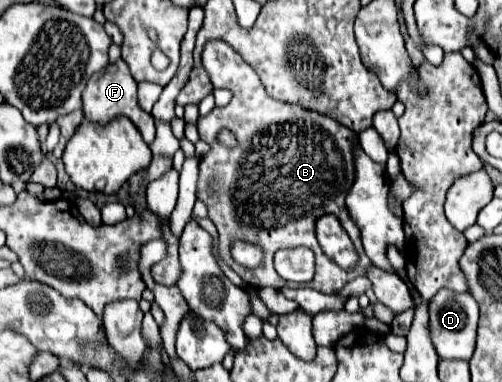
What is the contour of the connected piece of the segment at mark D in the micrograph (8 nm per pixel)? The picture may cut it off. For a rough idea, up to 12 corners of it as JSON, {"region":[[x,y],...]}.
{"region":[[466,293],[430,299],[430,337],[442,359],[470,359],[480,309]]}

